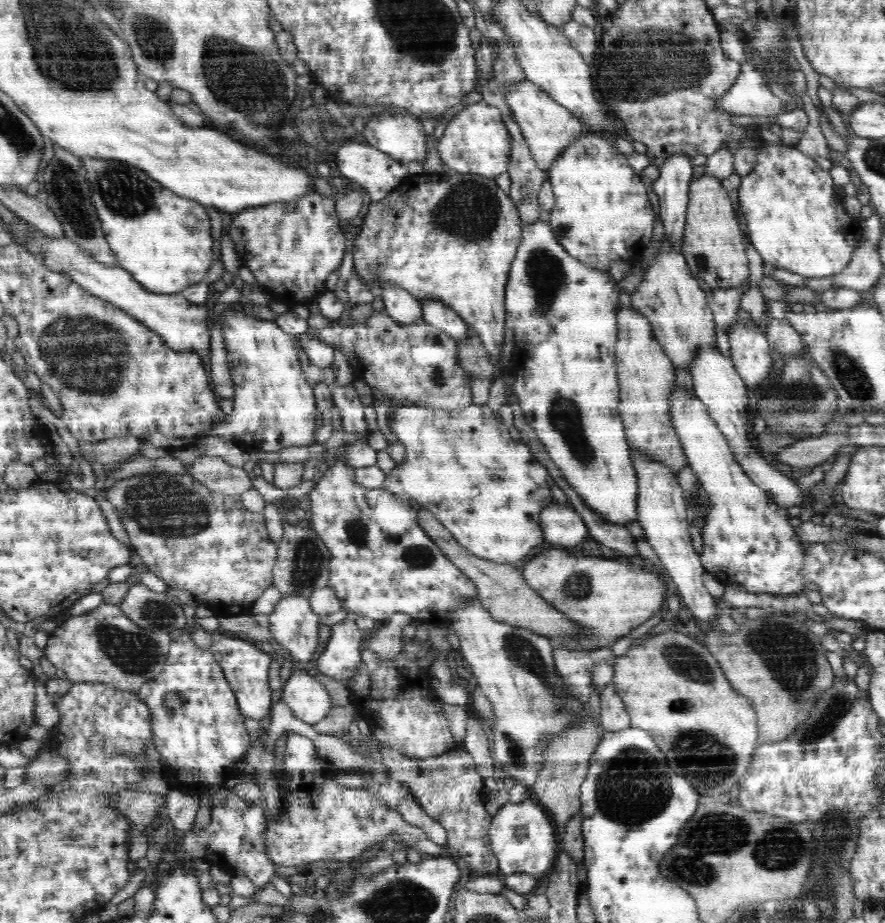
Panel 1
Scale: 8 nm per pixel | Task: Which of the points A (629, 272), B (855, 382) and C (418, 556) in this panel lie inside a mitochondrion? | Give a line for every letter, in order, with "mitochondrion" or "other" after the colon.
A: other
B: mitochondrion
C: mitochondrion

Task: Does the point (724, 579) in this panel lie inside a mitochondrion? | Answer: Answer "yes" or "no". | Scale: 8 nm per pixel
no

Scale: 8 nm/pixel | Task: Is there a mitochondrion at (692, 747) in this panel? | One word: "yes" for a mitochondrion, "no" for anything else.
yes

